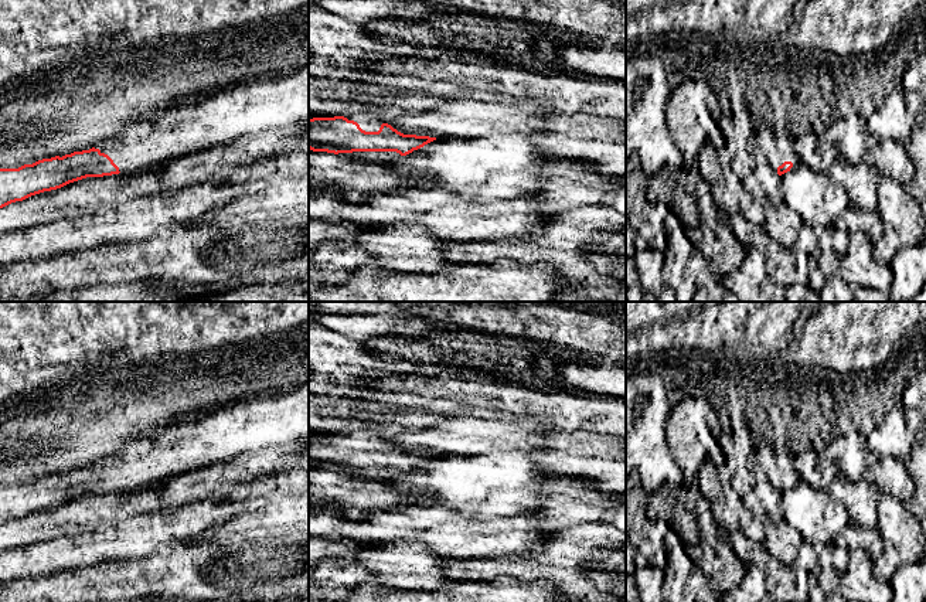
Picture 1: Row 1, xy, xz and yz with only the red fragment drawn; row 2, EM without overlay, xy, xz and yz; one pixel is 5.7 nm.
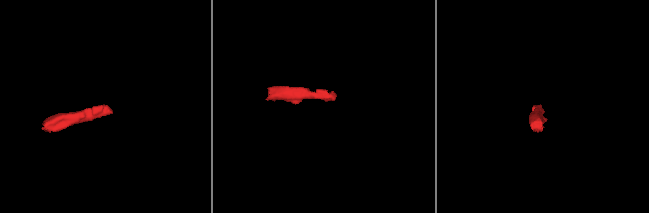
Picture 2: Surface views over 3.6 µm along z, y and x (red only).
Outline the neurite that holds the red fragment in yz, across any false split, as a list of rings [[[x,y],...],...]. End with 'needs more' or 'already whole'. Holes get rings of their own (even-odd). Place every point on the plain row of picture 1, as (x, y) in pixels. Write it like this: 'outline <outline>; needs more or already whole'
outline [[[758,443],[753,446],[756,463],[765,470],[769,483],[779,492],[794,487],[800,477],[793,467],[793,455],[789,453],[784,443],[770,446]]]; needs more

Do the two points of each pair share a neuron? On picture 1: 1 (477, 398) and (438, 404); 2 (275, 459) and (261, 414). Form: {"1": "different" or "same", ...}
{"1": "same", "2": "different"}

